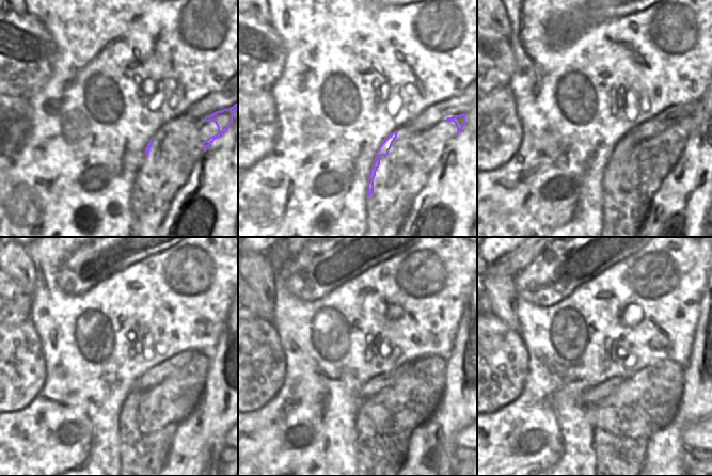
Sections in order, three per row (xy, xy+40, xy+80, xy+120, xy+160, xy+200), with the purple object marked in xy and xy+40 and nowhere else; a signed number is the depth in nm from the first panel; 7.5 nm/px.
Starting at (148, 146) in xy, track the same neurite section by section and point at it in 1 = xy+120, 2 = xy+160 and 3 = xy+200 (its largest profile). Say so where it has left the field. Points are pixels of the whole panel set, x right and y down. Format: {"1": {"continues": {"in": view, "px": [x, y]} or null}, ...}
{"1": {"continues": {"in": "xy+120", "px": [145, 406]}}, "2": {"continues": {"in": "xy+160", "px": [380, 411]}}, "3": {"continues": {"in": "xy+200", "px": [616, 414]}}}

